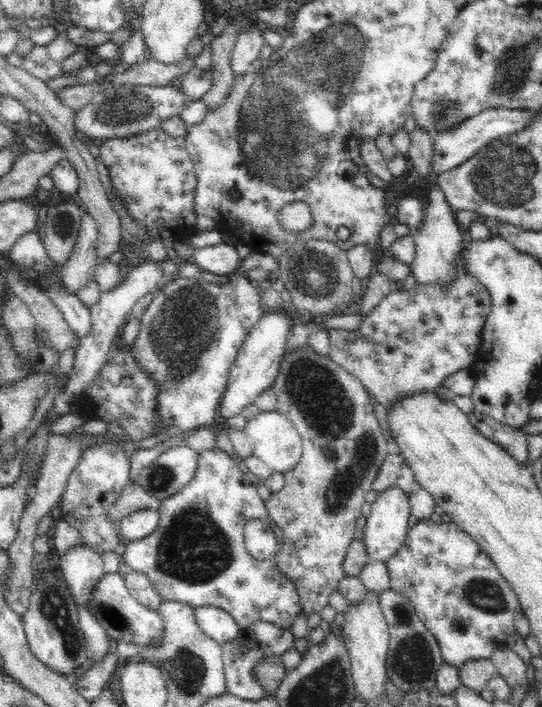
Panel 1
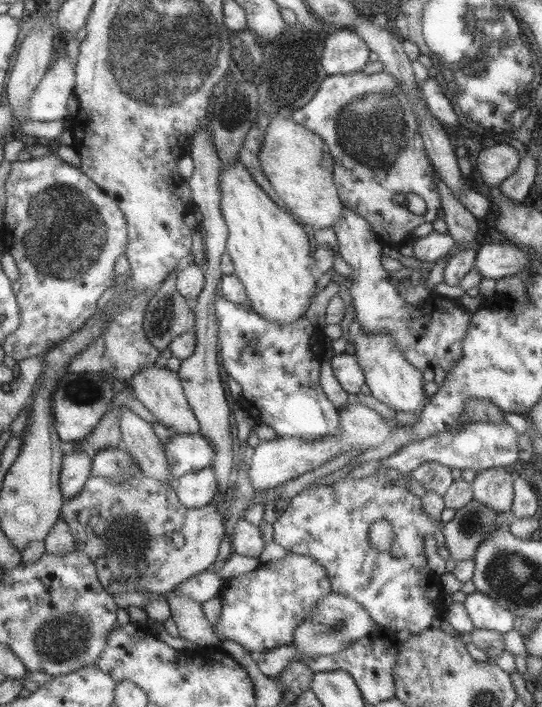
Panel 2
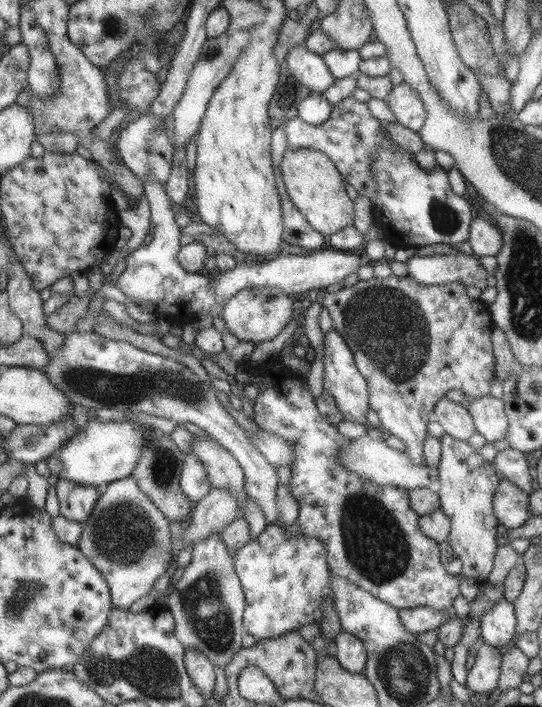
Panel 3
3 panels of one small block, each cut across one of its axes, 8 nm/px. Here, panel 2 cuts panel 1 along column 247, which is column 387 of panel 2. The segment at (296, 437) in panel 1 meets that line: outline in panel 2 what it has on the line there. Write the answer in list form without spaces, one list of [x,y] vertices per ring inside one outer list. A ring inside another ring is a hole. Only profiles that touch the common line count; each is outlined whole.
[[[351,397],[346,408],[340,409],[340,432],[336,436],[328,436],[328,439],[318,441],[277,436],[273,440],[260,441],[248,468],[248,480],[252,487],[261,492],[276,489],[284,482],[314,471],[336,456],[350,452],[354,446],[358,445],[358,449],[364,452],[367,448],[384,445],[384,441],[390,437],[396,425],[391,426],[391,421],[388,420],[382,421],[378,412],[361,404],[357,399],[358,397]]]

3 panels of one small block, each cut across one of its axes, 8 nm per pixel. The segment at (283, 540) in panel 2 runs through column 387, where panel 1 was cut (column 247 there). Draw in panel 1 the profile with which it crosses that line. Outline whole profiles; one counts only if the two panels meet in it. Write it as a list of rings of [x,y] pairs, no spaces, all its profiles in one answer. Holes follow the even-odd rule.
[[[218,447],[203,450],[198,453],[197,462],[194,479],[185,488],[174,495],[167,495],[157,504],[159,521],[154,532],[130,541],[125,546],[124,562],[130,569],[144,573],[156,587],[162,600],[188,603],[193,607],[222,608],[234,618],[240,630],[245,630],[256,622],[268,622],[278,628],[288,629],[303,612],[296,585],[278,569],[274,558],[256,560],[245,547],[243,535],[245,522],[255,518],[268,522],[279,541],[282,540],[282,529],[270,520],[265,500],[252,482],[245,480],[244,472],[228,453]]]

